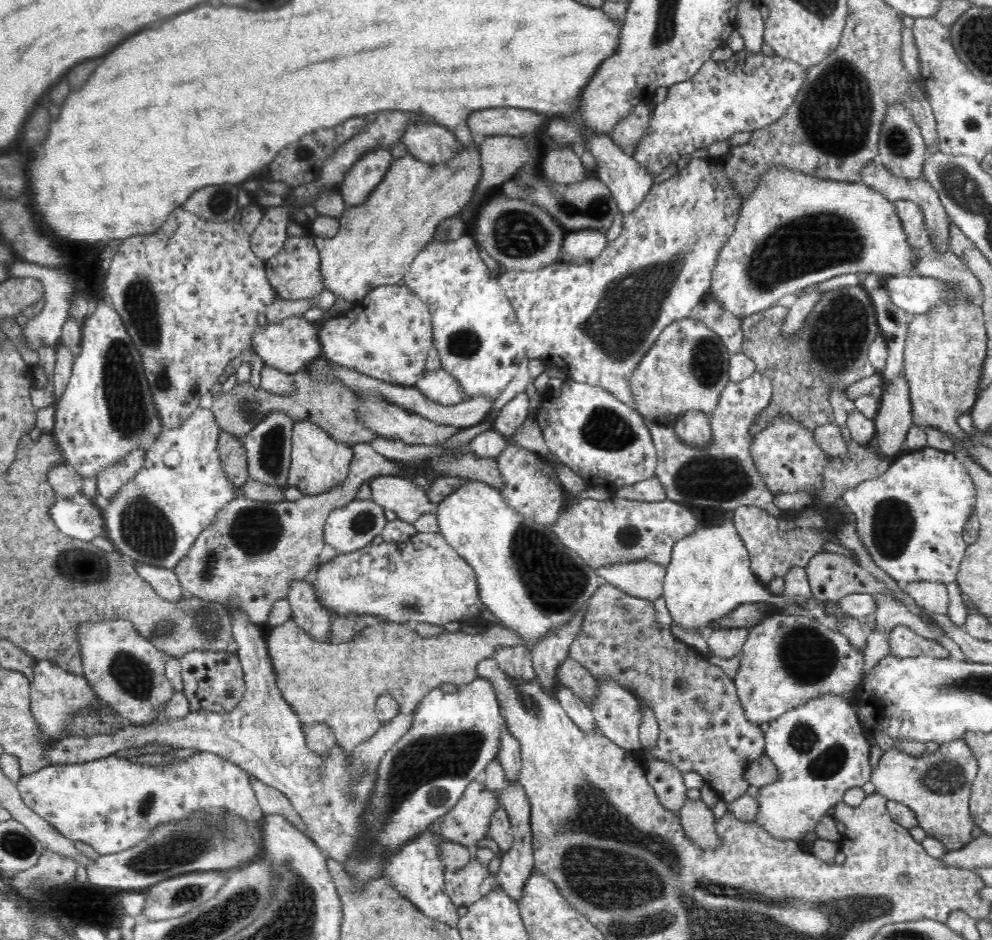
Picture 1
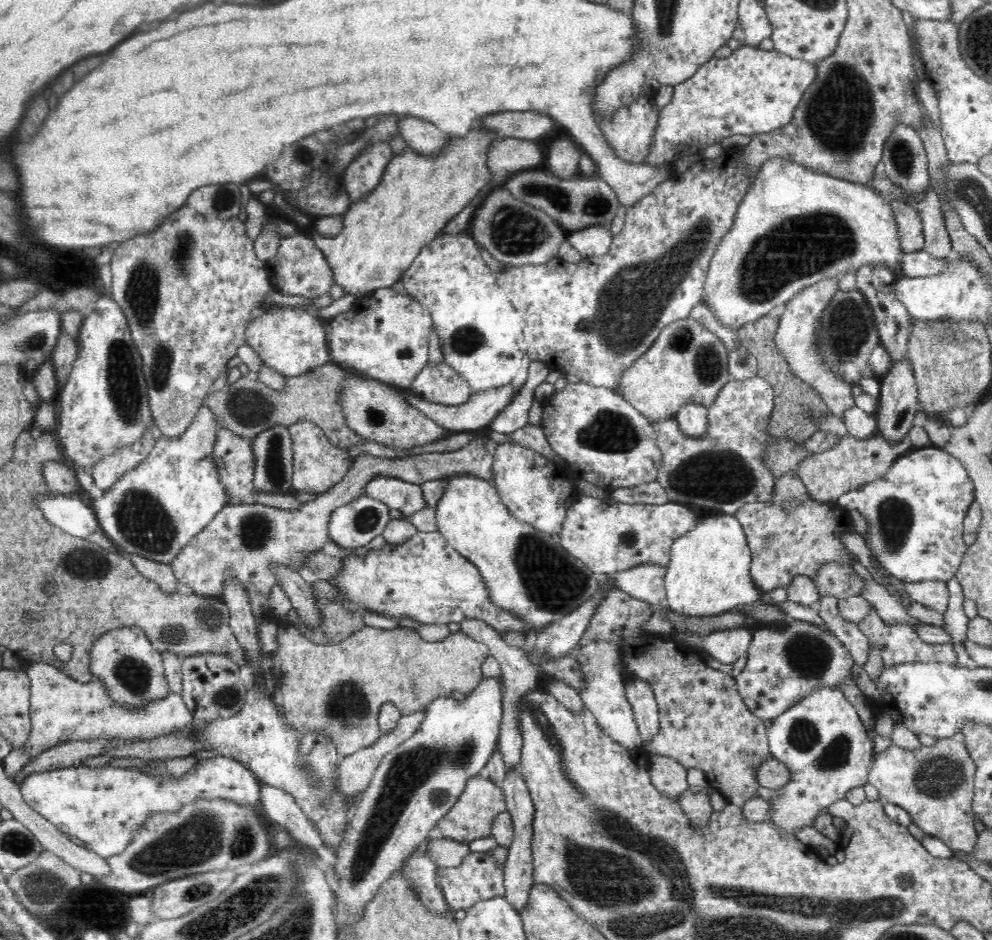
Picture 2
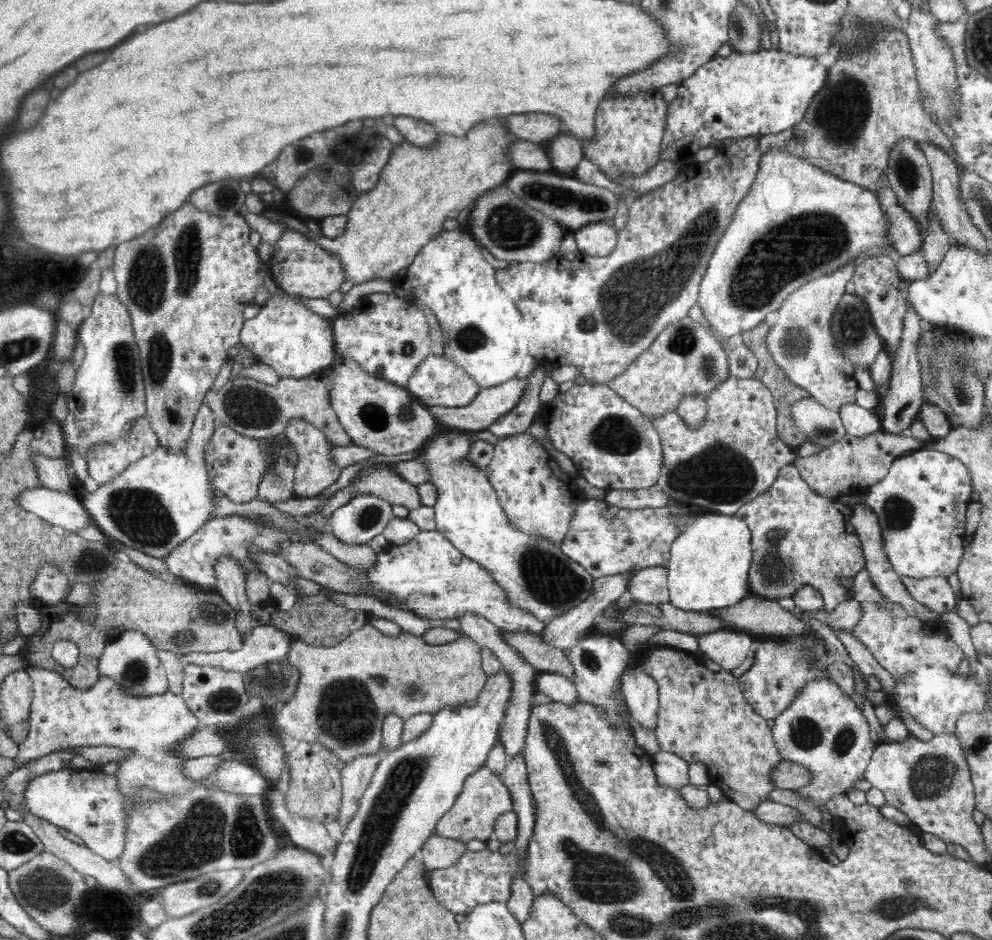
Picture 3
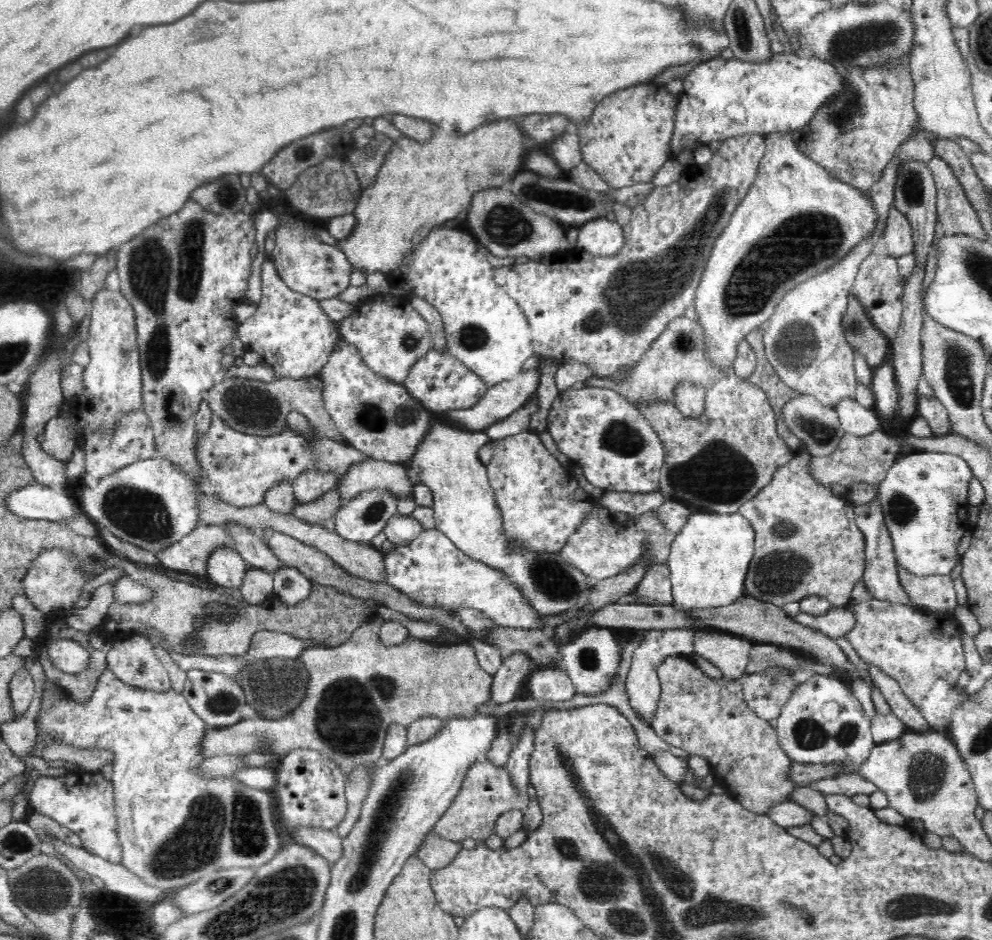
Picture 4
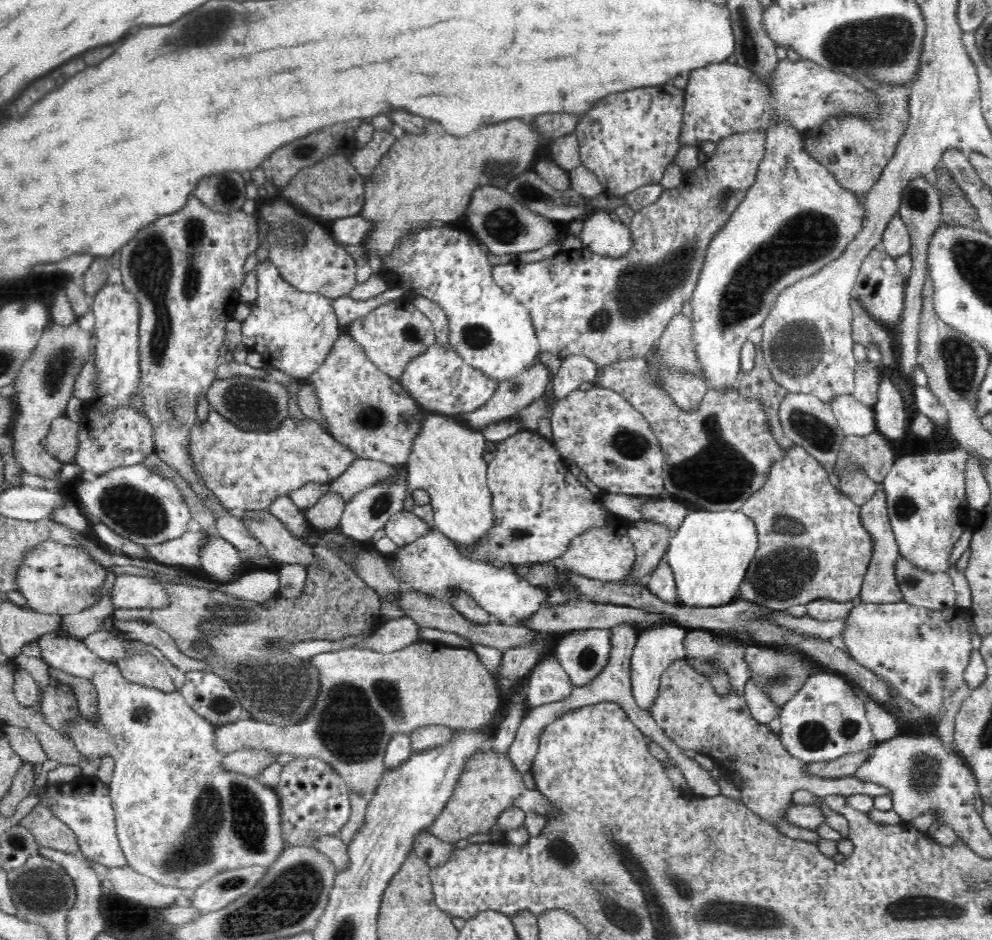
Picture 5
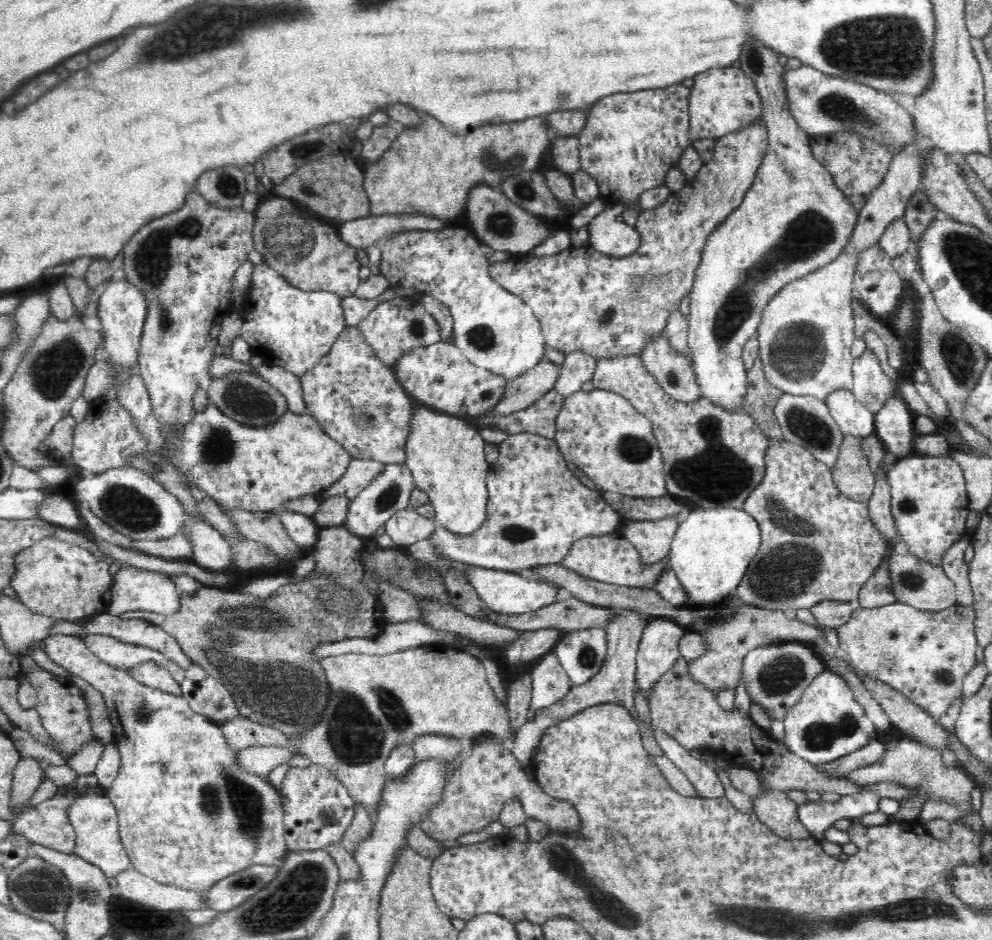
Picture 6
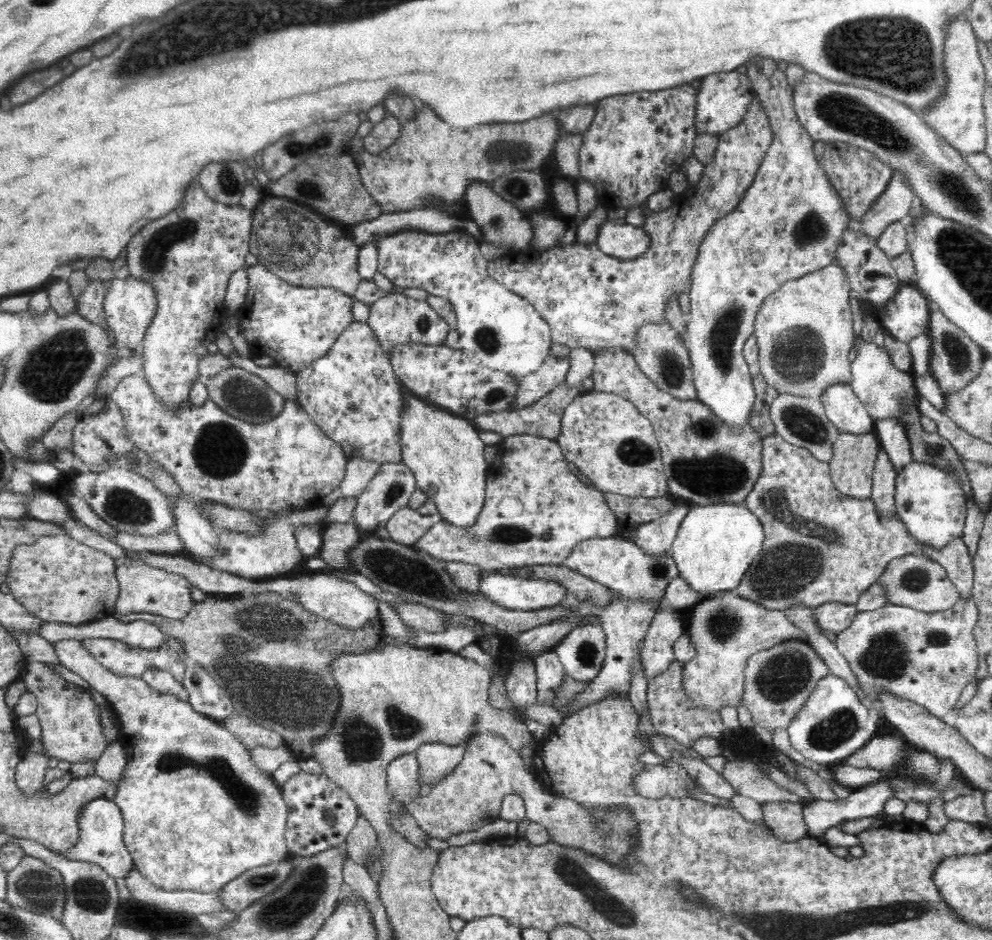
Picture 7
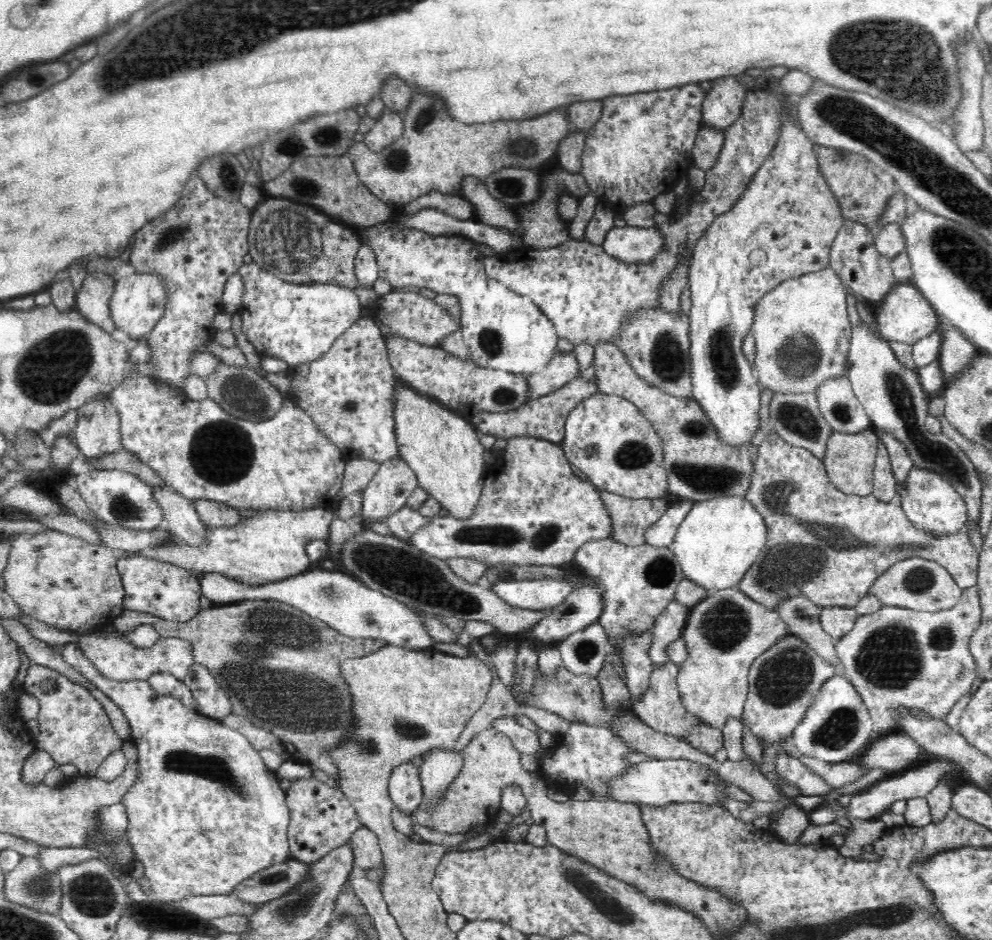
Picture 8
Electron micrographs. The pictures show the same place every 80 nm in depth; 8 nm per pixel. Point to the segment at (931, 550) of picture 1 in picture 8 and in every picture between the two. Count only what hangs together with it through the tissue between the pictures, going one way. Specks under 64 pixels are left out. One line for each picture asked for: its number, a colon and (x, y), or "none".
2: (914, 513)
3: (921, 503)
4: (924, 498)
5: (926, 496)
6: (929, 503)
7: (930, 501)
8: (932, 505)

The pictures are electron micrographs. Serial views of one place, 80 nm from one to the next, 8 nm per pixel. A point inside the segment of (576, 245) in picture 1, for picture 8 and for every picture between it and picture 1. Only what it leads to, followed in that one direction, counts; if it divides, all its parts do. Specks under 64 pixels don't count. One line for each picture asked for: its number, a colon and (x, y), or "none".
2: (591, 241)
3: (596, 239)
4: (603, 236)
5: (602, 233)
6: (609, 235)
7: (618, 239)
8: (630, 244)

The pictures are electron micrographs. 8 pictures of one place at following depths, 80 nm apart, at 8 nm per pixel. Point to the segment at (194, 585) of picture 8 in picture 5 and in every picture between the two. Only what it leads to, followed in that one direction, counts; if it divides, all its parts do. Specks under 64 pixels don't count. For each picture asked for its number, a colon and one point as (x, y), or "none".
5: (130, 591)
6: (135, 589)
7: (143, 589)

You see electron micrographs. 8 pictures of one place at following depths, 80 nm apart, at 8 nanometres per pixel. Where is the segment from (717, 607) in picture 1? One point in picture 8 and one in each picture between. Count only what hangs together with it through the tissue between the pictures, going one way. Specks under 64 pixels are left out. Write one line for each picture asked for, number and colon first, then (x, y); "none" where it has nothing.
2: (708, 574)
3: (709, 563)
4: (709, 559)
5: (710, 554)
6: (712, 549)
7: (714, 547)
8: (719, 540)

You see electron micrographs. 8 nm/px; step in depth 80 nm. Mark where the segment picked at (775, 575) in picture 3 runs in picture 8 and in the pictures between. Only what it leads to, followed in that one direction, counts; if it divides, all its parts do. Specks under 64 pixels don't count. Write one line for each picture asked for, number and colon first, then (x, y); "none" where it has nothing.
4: (806, 543)
5: (812, 545)
6: (817, 544)
7: (821, 546)
8: (828, 546)

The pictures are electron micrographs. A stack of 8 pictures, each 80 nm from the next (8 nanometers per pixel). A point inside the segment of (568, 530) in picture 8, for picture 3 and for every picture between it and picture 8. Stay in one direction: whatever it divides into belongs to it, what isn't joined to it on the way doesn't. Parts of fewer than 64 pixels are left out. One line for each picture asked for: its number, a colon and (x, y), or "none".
3: (538, 497)
4: (541, 503)
5: (539, 507)
6: (537, 508)
7: (536, 510)

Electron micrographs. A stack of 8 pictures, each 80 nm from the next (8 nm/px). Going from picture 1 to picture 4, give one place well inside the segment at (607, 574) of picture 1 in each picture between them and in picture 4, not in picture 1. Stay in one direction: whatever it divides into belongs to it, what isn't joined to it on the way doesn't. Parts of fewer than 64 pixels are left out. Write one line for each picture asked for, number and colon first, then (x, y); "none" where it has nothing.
2: (647, 583)
3: (649, 585)
4: (654, 587)

